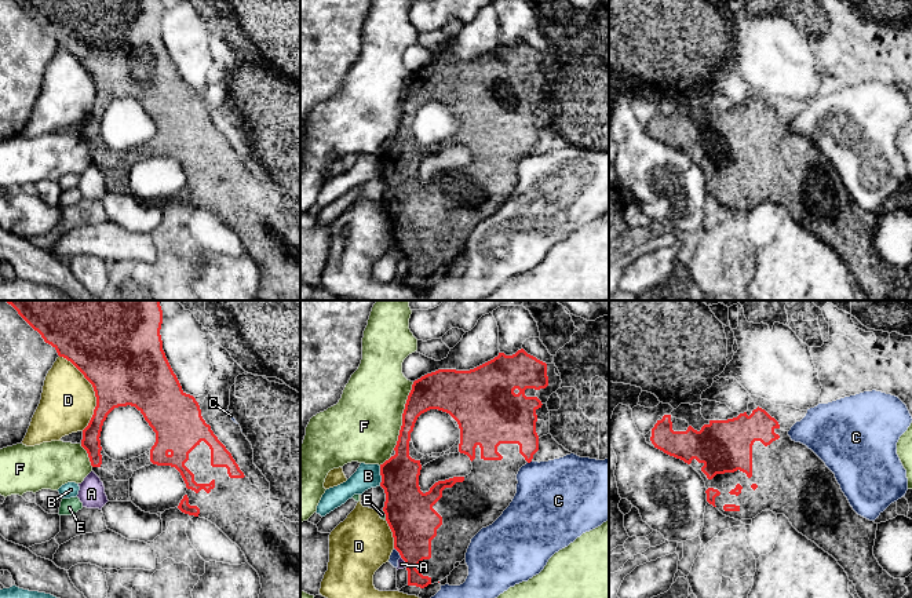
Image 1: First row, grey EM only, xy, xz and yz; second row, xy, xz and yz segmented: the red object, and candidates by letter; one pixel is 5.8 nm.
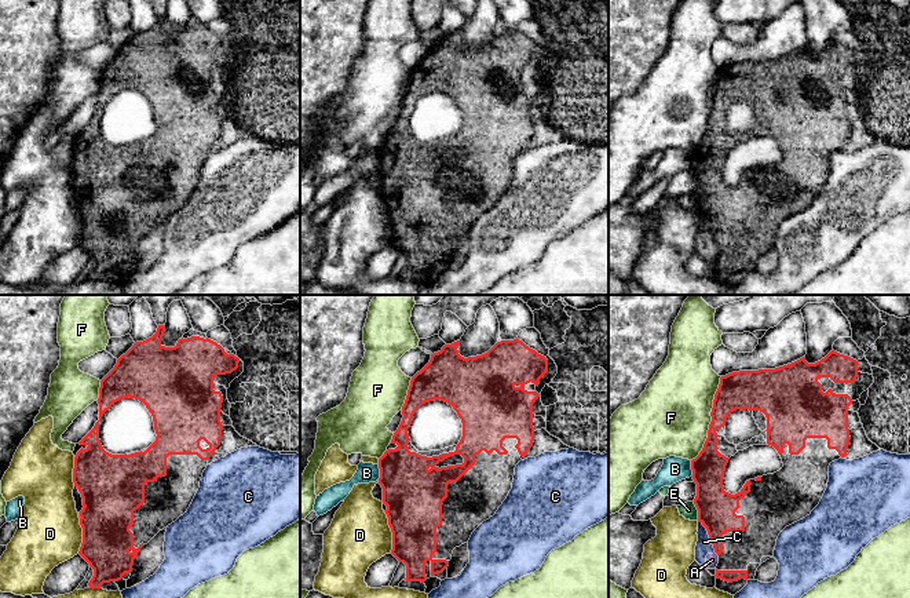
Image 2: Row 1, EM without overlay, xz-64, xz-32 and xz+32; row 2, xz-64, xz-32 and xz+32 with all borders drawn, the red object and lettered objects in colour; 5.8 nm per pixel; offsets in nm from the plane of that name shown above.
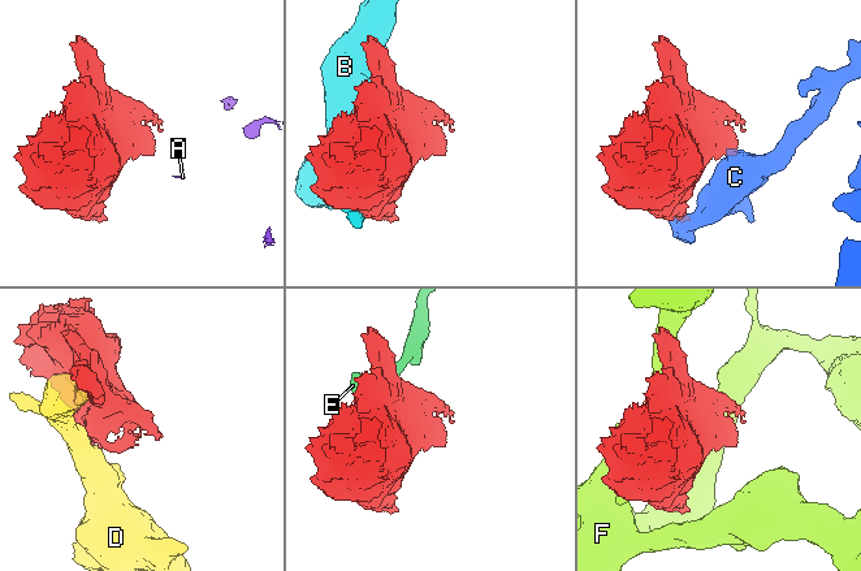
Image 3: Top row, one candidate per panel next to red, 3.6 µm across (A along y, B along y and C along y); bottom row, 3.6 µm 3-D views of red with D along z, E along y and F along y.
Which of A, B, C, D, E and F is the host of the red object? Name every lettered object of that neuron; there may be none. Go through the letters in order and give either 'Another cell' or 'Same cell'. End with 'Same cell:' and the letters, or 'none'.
A: Another cell
B: Another cell
C: Another cell
D: Another cell
E: Another cell
F: Another cell
Same cell: none

